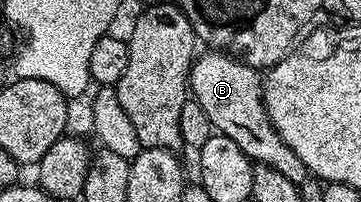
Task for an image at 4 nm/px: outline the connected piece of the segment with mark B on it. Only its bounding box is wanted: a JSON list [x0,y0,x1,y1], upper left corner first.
[189,51,311,186]

